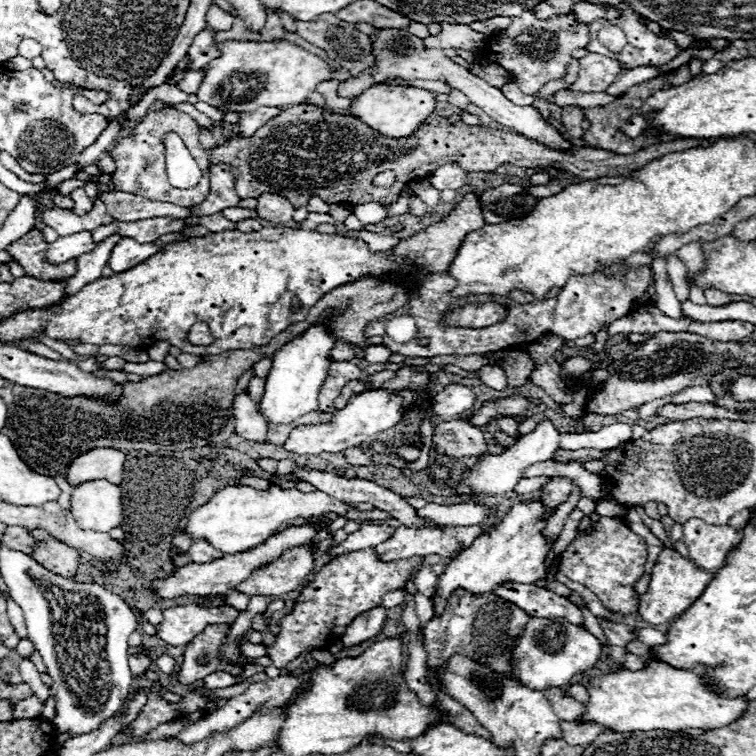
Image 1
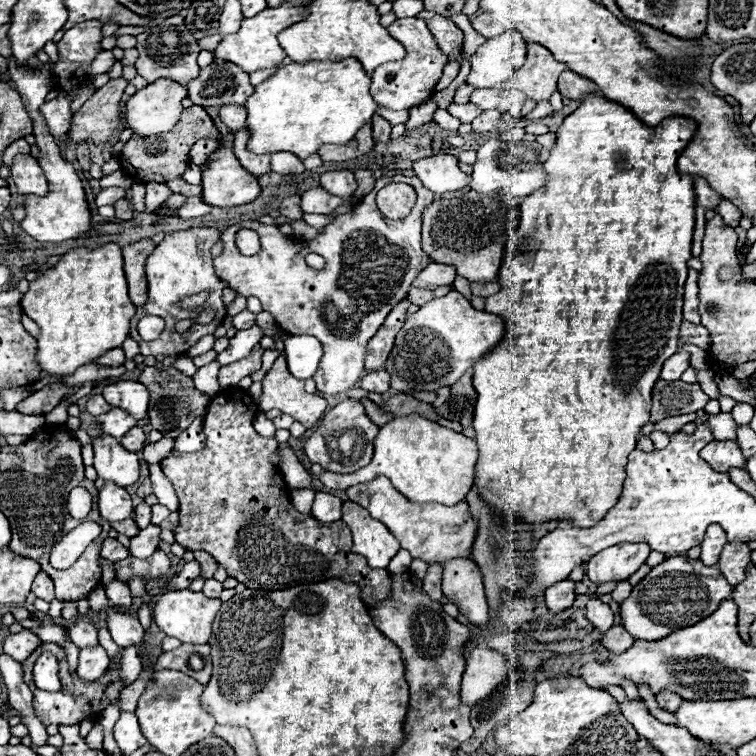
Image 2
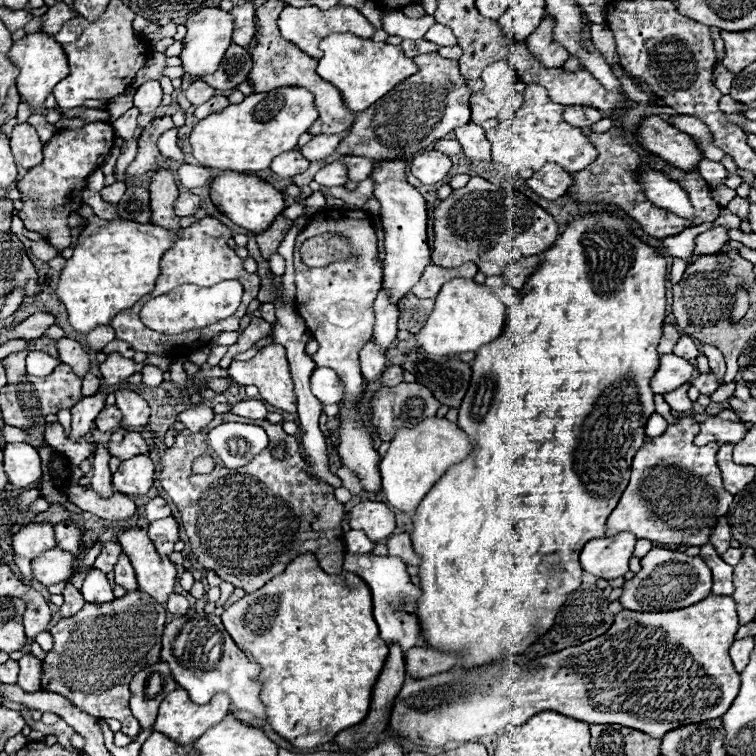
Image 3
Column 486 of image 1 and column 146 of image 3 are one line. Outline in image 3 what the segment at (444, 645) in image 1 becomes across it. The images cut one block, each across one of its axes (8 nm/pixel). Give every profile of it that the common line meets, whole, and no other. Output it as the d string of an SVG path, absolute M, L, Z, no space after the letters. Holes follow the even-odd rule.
M128 592L126 596L112 600L108 604L86 604L76 616L68 620L60 620L52 630L54 648L48 652L42 664L42 690L52 690L66 696L74 706L98 718L116 718L122 724L122 732L130 738L140 734L138 720L130 714L128 698L130 698L130 680L142 668L160 660L160 638L166 625L167 610L161 609L161 617L152 624L152 604L155 604L146 592Z

